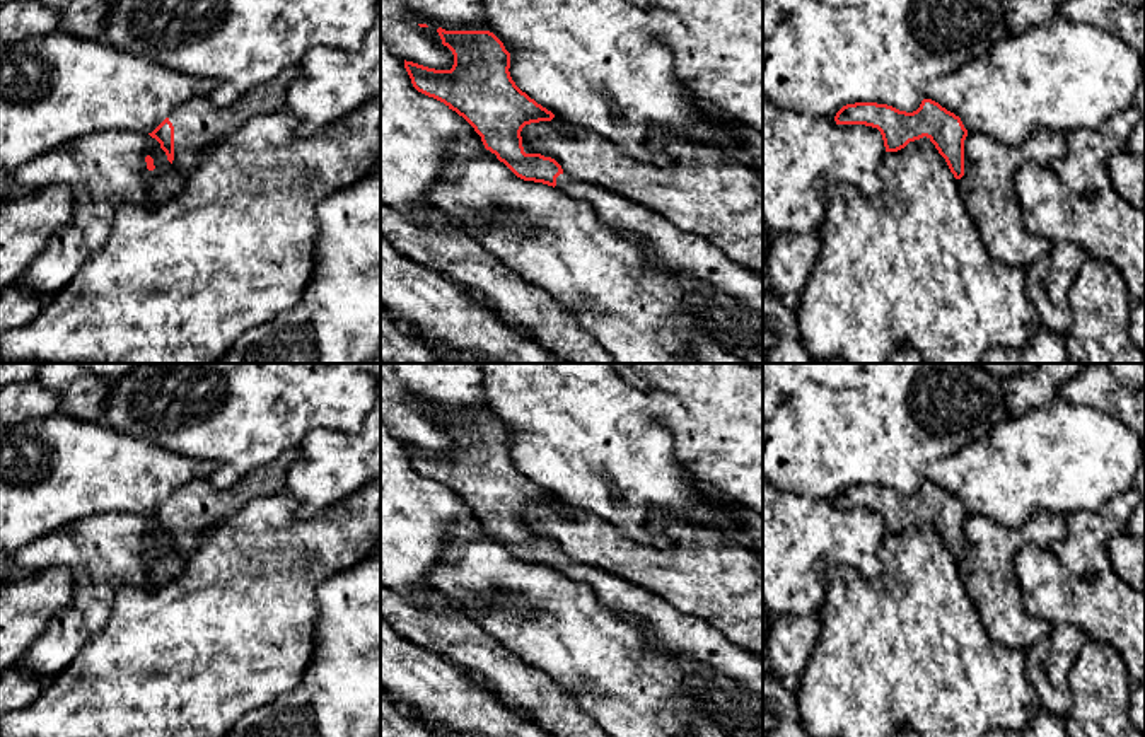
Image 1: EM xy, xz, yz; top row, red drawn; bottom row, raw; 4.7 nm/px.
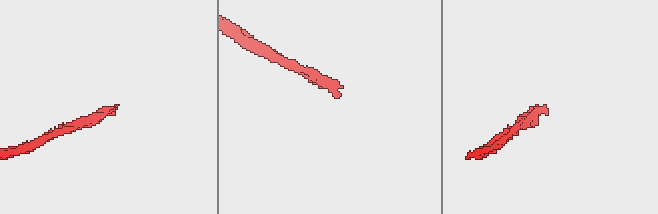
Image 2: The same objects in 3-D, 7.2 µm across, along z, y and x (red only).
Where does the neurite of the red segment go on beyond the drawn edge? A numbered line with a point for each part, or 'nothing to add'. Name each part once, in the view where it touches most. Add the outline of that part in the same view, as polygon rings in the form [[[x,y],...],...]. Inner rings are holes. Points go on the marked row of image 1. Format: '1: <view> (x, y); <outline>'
1: xy (198, 123); [[[300,65],[287,67],[270,82],[244,92],[227,106],[215,106],[210,97],[191,97],[177,106],[169,114],[174,126],[174,167],[183,174],[195,171],[203,147],[239,130],[259,114],[285,109],[288,87],[299,75]]]

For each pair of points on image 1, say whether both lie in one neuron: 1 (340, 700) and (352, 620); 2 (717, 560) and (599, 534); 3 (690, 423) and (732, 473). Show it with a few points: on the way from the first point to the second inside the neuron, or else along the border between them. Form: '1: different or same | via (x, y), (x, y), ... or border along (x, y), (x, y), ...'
1: same | via (352, 679), (352, 640)
2: same | via (688, 560), (628, 560)
3: same | via (702, 435), (727, 461)

